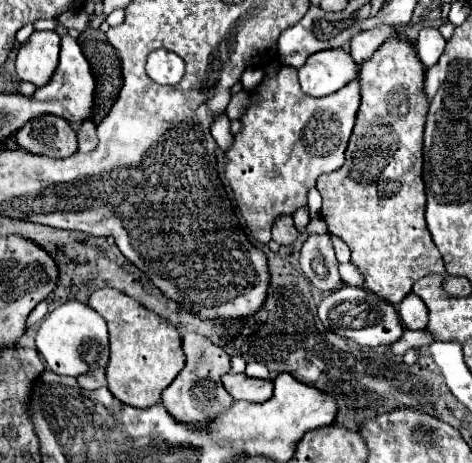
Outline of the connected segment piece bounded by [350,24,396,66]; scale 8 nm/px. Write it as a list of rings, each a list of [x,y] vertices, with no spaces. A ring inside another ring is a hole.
[[[384,24],[374,26],[374,28],[370,28],[370,30],[358,32],[358,34],[350,40],[350,54],[352,54],[354,62],[356,62],[358,66],[362,66],[362,62],[368,60],[368,58],[376,52],[376,48],[378,48],[384,40],[388,40],[390,36],[394,36],[394,34],[396,34],[396,30],[390,28],[390,26],[384,26]]]

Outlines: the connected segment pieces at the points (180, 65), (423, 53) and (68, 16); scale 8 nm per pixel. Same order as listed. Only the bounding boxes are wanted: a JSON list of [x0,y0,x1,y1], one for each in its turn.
[[146,50,184,84],[416,28,444,68],[58,10,90,32]]

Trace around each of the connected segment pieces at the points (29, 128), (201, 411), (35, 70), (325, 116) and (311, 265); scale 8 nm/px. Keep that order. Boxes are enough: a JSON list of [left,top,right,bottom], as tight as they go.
[[14,116,78,158],[162,332,234,426],[16,30,60,86],[224,66,358,244],[300,234,342,292]]

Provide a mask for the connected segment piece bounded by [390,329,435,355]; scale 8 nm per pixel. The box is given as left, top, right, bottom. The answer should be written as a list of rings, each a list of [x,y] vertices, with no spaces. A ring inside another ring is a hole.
[[[424,329],[422,331],[405,330],[403,338],[393,343],[390,349],[395,355],[403,355],[408,349],[413,347],[427,347],[435,342],[434,334]]]

